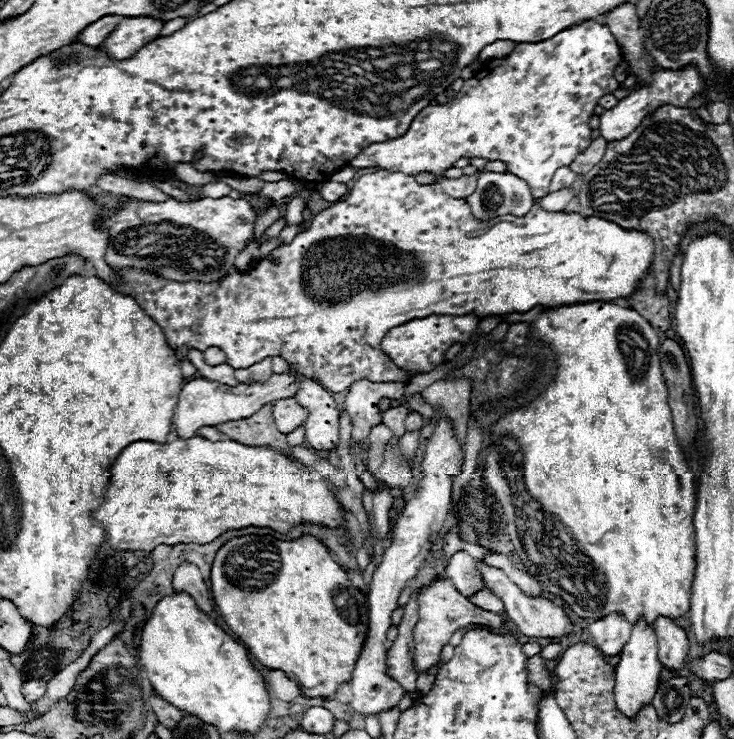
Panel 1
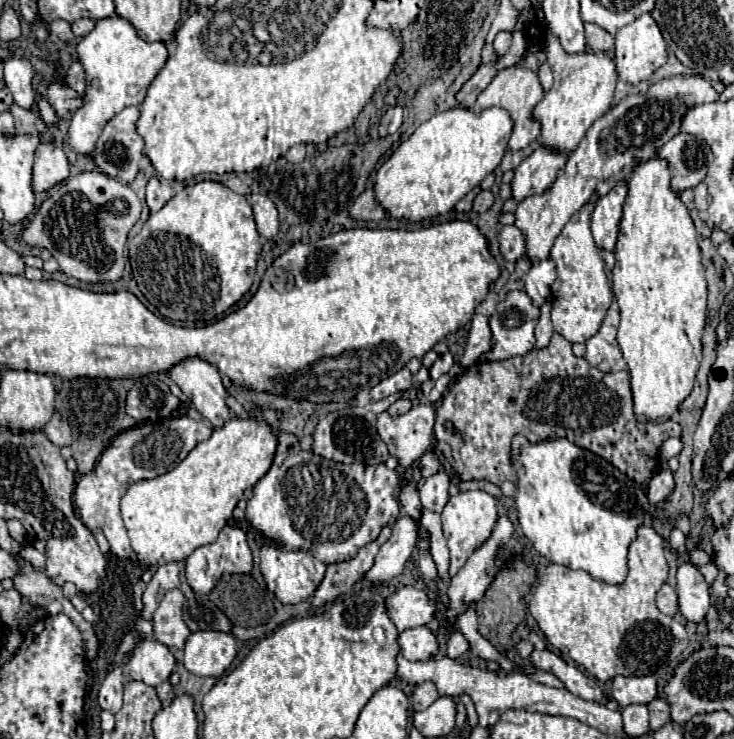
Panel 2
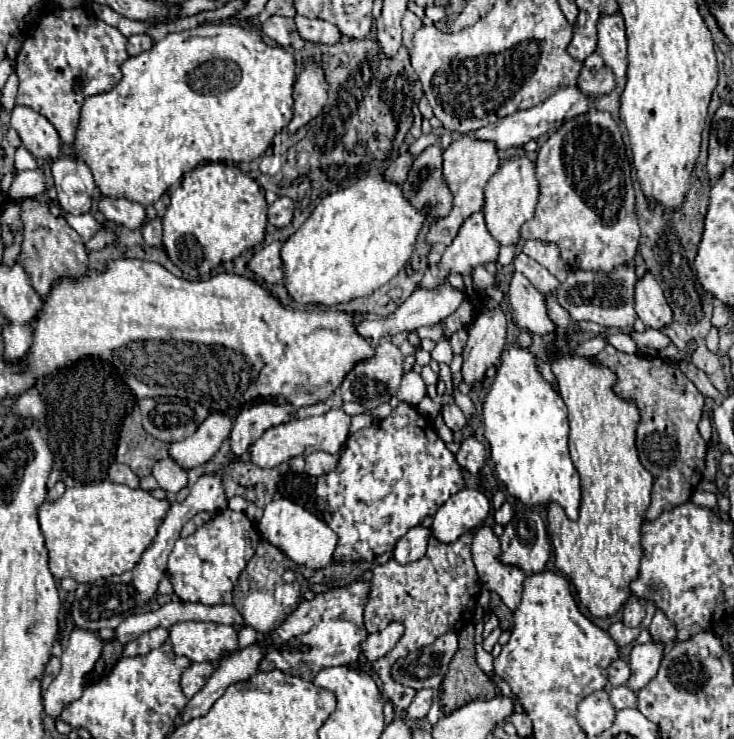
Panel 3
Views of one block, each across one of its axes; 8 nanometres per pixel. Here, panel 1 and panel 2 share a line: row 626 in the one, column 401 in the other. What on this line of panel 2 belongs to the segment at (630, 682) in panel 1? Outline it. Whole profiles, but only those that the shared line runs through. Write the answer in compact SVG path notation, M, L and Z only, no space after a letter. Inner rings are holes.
M426 626L404 630L398 636L398 646L400 646L400 654L406 660L428 660L438 652L436 636Z

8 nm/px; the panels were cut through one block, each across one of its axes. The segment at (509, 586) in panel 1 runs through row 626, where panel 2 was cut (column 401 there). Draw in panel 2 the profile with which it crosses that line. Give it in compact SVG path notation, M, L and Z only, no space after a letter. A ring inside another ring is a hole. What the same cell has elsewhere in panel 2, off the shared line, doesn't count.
M400 516L394 522L392 538L380 546L374 566L366 572L366 580L370 584L388 584L394 576L404 570L406 560L410 558L414 546L418 542L418 526L412 518Z

